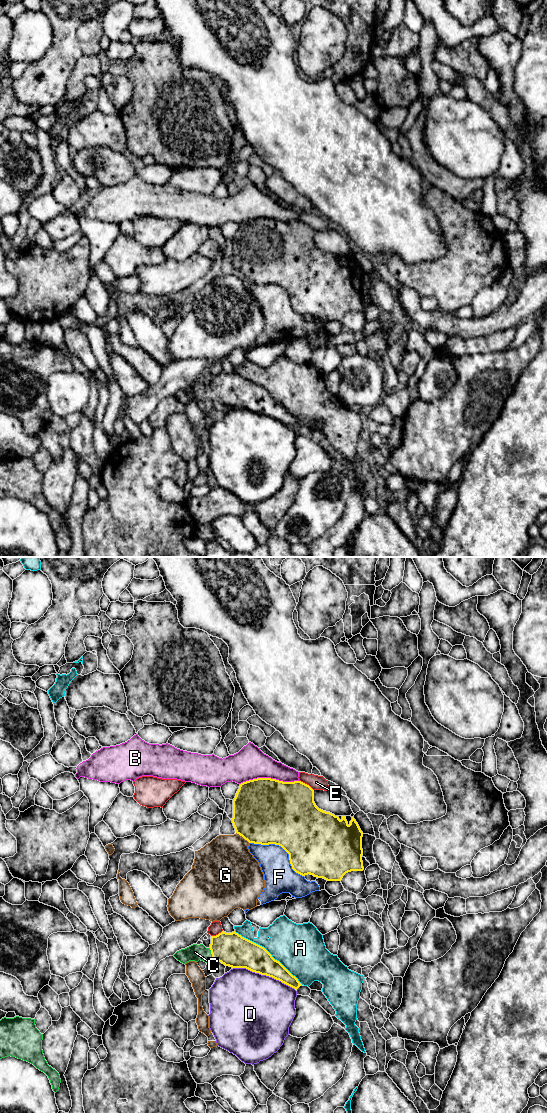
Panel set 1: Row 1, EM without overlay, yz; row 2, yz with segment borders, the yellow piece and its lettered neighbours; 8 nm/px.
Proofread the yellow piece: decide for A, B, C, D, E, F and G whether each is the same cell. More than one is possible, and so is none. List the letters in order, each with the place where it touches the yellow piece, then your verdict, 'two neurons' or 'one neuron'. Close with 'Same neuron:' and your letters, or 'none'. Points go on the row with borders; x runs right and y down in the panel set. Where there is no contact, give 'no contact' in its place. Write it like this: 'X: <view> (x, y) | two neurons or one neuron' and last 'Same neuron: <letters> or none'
A: yz (267, 951) | two neurons
B: yz (269, 778) | two neurons
C: yz (212, 954) | one neuron
D: yz (264, 974) | two neurons
E: yz (306, 784) | two neurons
F: yz (281, 846) | two neurons
G: yz (243, 837) | two neurons
Same neuron: C

